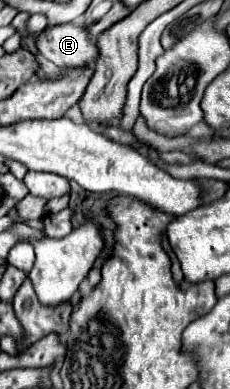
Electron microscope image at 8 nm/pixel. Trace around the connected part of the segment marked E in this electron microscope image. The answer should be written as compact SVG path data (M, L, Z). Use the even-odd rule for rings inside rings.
M82 23L48 27L36 35L36 45L46 59L62 70L90 67L100 55L98 45L90 41L90 33Z

